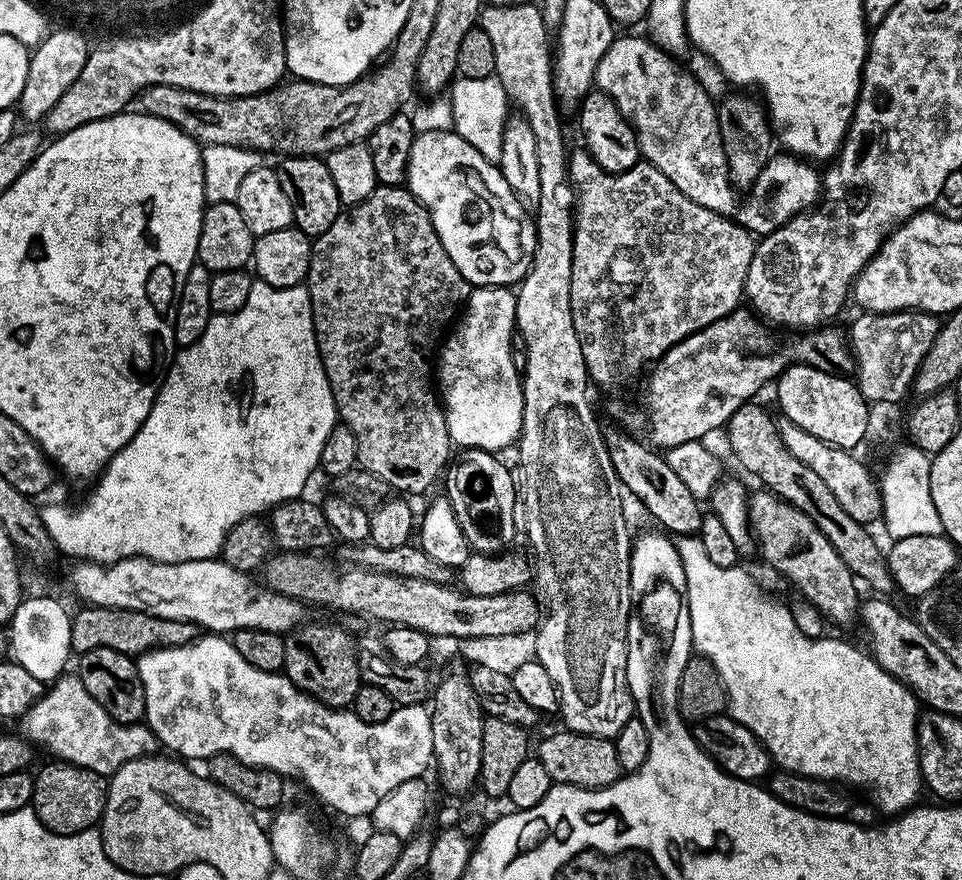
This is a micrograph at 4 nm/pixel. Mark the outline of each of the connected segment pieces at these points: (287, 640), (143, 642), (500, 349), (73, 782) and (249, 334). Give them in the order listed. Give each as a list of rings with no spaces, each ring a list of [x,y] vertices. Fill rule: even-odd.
[[[305,622],[284,636],[284,645],[286,662],[282,672],[294,686],[333,710],[344,710],[352,705],[362,677],[356,657],[356,640],[347,627]]]
[[[95,606],[81,607],[81,612],[71,617],[72,619],[72,652],[79,654],[109,648],[118,650],[127,656],[138,658],[143,652],[155,648],[173,648],[186,646],[191,640],[196,639],[198,629],[190,622],[178,622],[174,618],[158,618],[154,614],[122,610],[121,608],[98,608]]]
[[[473,287],[458,323],[439,345],[438,392],[442,397],[448,437],[457,449],[481,448],[484,452],[500,454],[503,448],[511,444],[513,447],[519,441],[524,421],[524,389],[521,373],[514,366],[510,350],[510,342],[516,331],[515,291],[511,287]]]
[[[48,762],[41,772],[35,773],[31,809],[36,817],[54,834],[69,836],[96,828],[99,825],[108,797],[108,780],[94,770],[63,762]]]
[[[254,282],[250,286],[250,298],[246,298],[246,306],[242,306],[242,310],[230,314],[214,314],[202,338],[198,338],[198,342],[194,342],[189,348],[180,348],[177,351],[154,398],[154,406],[150,406],[150,414],[146,414],[146,422],[142,422],[138,434],[134,434],[134,438],[130,438],[130,442],[126,442],[126,446],[118,450],[118,454],[114,454],[112,461],[104,467],[98,479],[91,485],[93,488],[88,501],[73,512],[64,504],[43,505],[40,508],[40,520],[50,534],[55,551],[76,556],[72,558],[80,562],[113,564],[131,556],[145,556],[171,564],[211,560],[223,553],[226,534],[230,534],[230,530],[238,522],[242,522],[247,516],[263,513],[263,508],[271,510],[277,504],[305,495],[304,487],[307,486],[312,471],[315,473],[319,469],[322,446],[326,446],[326,438],[330,438],[330,430],[337,422],[336,403],[312,329],[312,303],[307,287],[275,288],[269,284]]]

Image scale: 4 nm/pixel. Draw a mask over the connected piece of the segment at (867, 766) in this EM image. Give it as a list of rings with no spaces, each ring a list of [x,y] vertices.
[[[699,535],[682,536],[675,541],[676,549],[682,562],[682,570],[686,574],[688,587],[688,609],[690,610],[690,626],[692,627],[692,647],[701,656],[705,656],[718,670],[728,695],[727,711],[732,719],[737,720],[746,730],[750,730],[759,738],[769,756],[783,771],[797,772],[803,776],[817,776],[819,780],[830,780],[841,786],[853,784],[856,788],[873,788],[872,800],[884,812],[899,814],[908,811],[917,803],[922,792],[922,777],[920,774],[920,751],[916,749],[916,722],[918,719],[918,701],[916,696],[905,684],[901,684],[895,676],[890,675],[876,665],[875,660],[863,647],[855,648],[844,640],[828,640],[829,638],[816,639],[802,634],[795,626],[791,607],[780,606],[772,600],[767,600],[760,593],[758,585],[752,581],[748,572],[743,572],[743,567],[727,568],[714,566],[710,558],[706,558],[706,550],[702,547]]]

